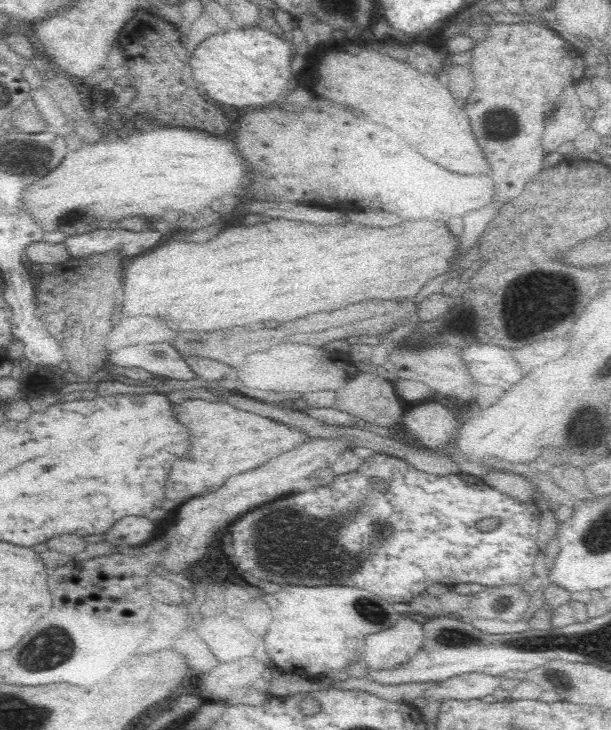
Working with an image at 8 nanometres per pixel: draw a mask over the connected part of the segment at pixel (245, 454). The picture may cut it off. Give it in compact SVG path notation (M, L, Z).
M184 400L174 406L174 414L188 428L194 446L186 454L190 462L174 462L168 474L164 486L164 494L168 500L190 498L210 486L222 486L230 476L258 468L271 458L288 453L311 439L306 436L306 432L288 428L252 412L238 410L226 402Z

